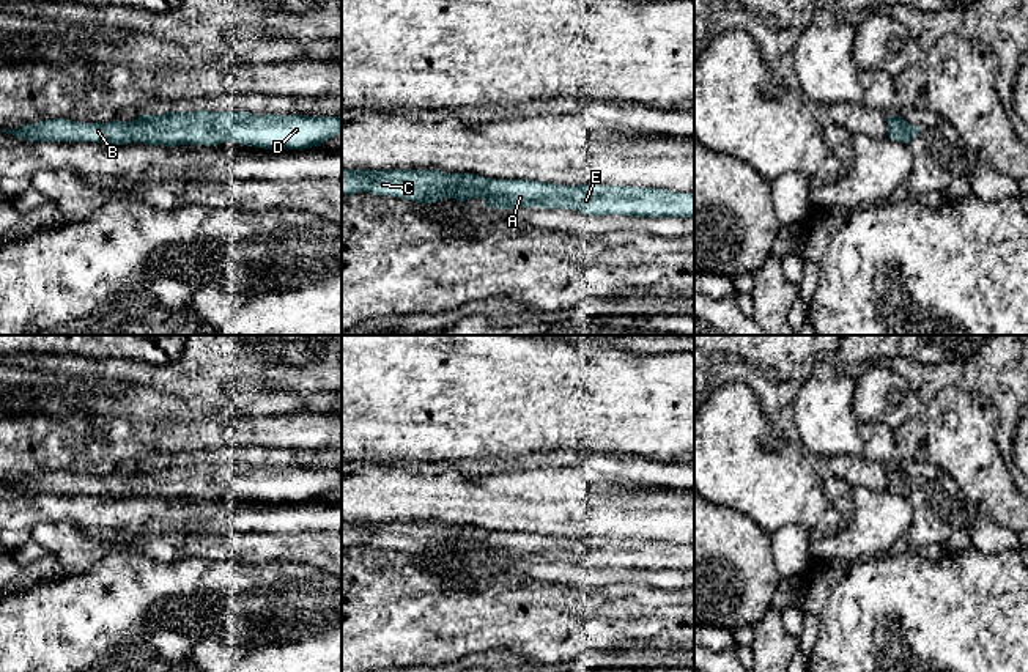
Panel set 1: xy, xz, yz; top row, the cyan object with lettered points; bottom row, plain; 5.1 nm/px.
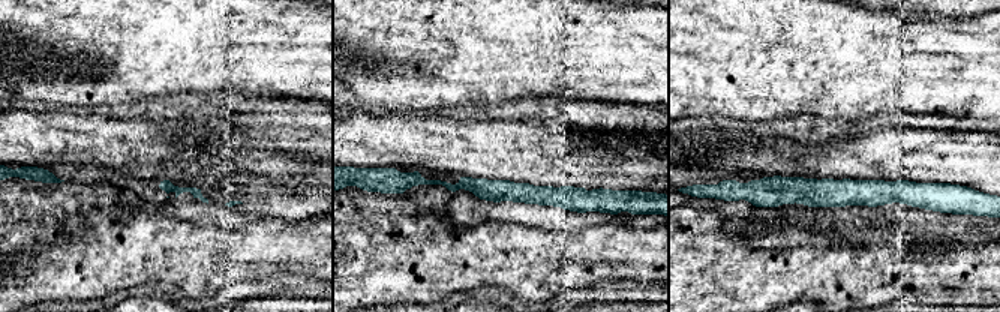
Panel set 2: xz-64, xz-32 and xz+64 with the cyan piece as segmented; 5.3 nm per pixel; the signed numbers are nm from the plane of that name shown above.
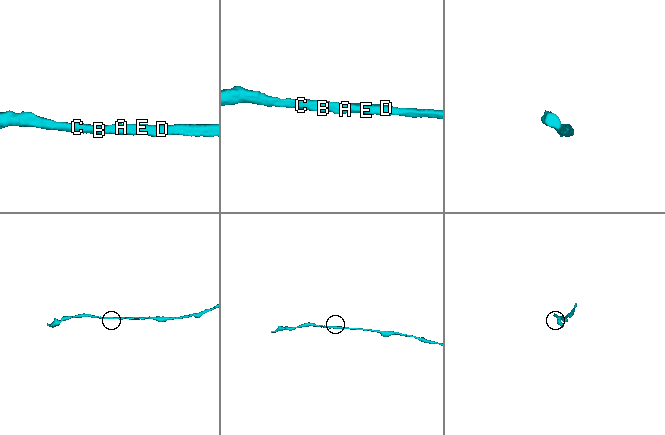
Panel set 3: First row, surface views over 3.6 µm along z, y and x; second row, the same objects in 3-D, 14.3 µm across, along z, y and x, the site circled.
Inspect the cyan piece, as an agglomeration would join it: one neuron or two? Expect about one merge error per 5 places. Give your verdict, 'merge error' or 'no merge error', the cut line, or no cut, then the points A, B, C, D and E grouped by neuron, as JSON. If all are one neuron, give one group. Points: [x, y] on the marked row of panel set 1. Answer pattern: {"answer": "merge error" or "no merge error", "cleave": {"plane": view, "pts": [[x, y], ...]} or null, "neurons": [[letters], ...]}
{"answer": "no merge error", "cleave": null, "neurons": [["A", "B", "C", "D", "E"]]}

